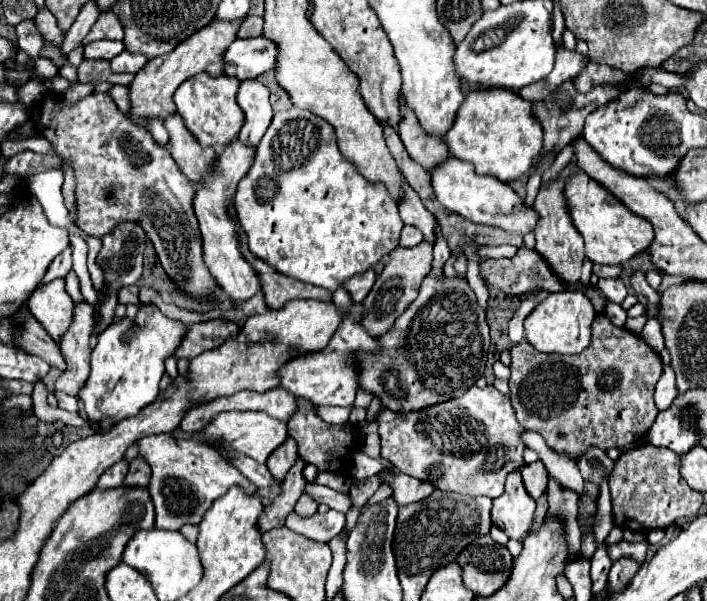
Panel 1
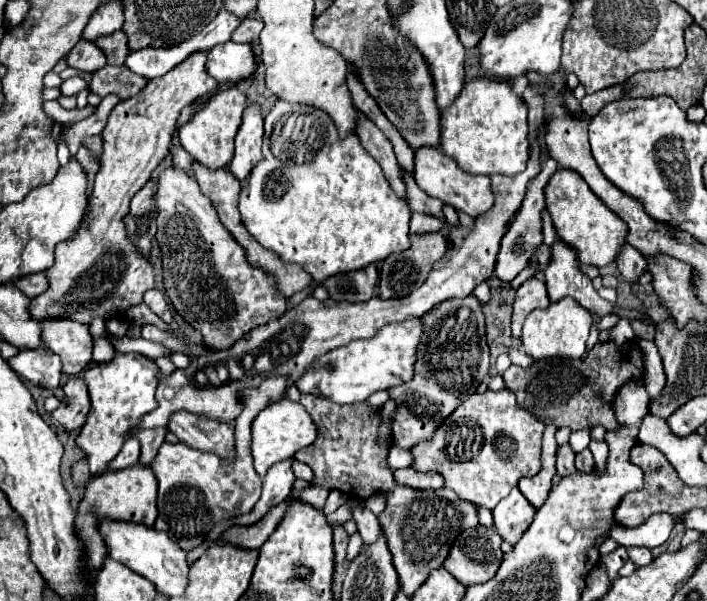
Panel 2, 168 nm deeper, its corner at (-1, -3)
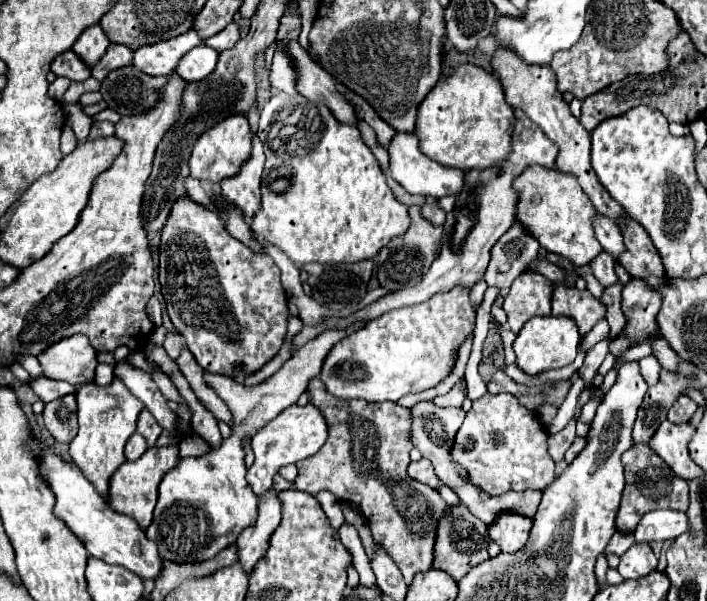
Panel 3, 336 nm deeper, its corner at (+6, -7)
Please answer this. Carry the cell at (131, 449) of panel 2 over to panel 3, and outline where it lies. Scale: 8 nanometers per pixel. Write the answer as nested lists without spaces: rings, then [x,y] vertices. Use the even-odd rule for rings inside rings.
[[[134,433],[128,443],[126,443],[126,459],[128,461],[134,461],[138,457],[142,457],[142,453],[148,449],[148,443],[146,439],[140,435],[140,433]]]

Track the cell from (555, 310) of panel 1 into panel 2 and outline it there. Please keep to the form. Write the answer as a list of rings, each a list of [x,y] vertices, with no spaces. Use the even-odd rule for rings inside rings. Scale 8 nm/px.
[[[563,297],[561,301],[551,303],[547,309],[537,309],[527,315],[523,323],[521,341],[525,345],[527,355],[533,359],[551,359],[551,357],[579,359],[585,353],[591,321],[593,321],[591,313],[585,307],[581,307],[575,299]]]

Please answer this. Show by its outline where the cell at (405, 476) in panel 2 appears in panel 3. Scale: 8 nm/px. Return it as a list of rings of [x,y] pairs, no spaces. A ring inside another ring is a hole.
[[[420,459],[420,461],[412,461],[410,467],[408,467],[408,475],[420,483],[426,483],[430,487],[438,487],[440,485],[440,479],[436,477],[434,473],[434,467],[428,459]]]

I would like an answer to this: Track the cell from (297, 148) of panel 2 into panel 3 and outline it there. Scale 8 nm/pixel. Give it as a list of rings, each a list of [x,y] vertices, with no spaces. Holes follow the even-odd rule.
[[[276,93],[264,105],[258,137],[264,143],[266,167],[262,175],[262,209],[252,219],[252,231],[280,247],[296,265],[316,263],[356,263],[372,259],[388,241],[410,227],[408,207],[392,195],[386,177],[360,137],[358,127],[340,123],[324,103]]]

